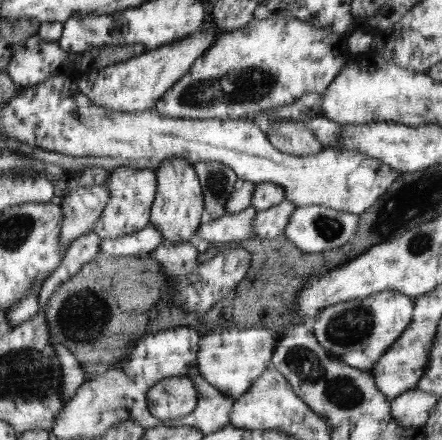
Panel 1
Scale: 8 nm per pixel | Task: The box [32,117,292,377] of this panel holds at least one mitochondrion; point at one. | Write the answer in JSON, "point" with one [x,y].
{"point":[83,315]}

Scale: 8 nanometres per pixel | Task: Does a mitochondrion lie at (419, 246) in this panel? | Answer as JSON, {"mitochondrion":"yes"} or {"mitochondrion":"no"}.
{"mitochondrion":"yes"}

